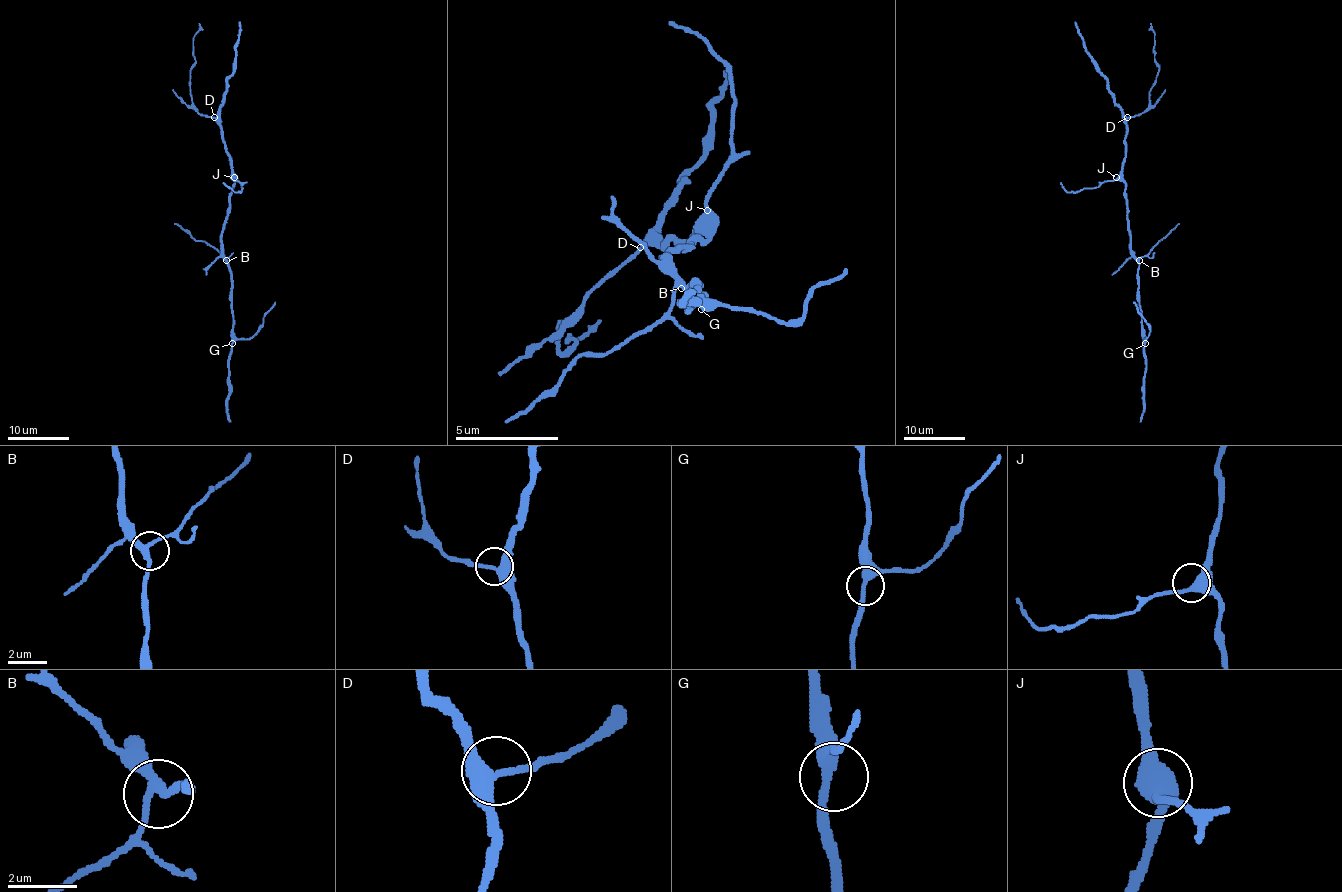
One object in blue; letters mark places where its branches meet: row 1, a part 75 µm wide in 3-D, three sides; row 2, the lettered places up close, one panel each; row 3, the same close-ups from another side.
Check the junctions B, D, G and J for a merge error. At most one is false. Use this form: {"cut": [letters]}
{"cut": []}

